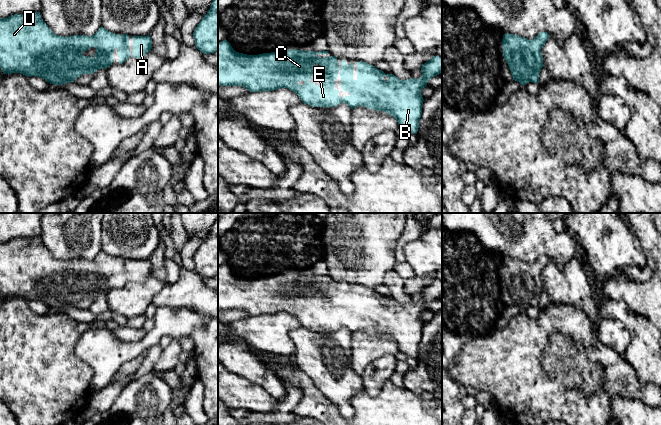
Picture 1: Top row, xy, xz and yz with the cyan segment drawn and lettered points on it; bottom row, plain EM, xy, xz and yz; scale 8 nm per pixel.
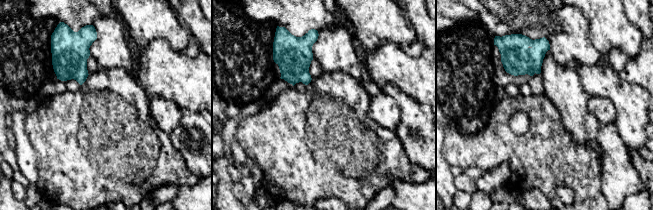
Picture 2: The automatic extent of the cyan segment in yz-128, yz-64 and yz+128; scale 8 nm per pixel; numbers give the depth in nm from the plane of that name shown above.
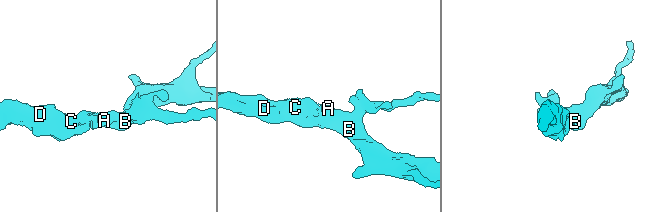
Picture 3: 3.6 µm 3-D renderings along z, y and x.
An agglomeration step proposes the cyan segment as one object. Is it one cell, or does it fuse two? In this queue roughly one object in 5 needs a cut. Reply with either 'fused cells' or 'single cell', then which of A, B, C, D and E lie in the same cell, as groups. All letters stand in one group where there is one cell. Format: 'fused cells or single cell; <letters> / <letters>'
single cell; A B C D E

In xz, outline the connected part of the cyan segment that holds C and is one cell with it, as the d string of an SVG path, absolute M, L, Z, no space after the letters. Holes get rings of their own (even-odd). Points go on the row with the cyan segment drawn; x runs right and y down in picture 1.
M224 40L218 43L218 84L221 86L242 86L250 92L273 91L288 88L295 92L301 101L313 107L334 107L341 103L347 104L351 109L364 106L376 111L384 111L393 116L399 128L417 134L419 120L422 114L423 97L421 91L428 81L442 72L442 57L433 56L421 67L422 76L419 79L400 80L393 74L385 74L375 66L366 62L357 62L357 79L353 79L353 63L346 64L341 61L338 66L337 57L317 57L317 54L328 54L328 51L287 50L286 48L258 55L247 55L236 52L231 44ZM318 64L319 75L324 79L319 86L312 83L313 66ZM341 76L341 88L349 92L349 96L340 98L336 90L335 80Z

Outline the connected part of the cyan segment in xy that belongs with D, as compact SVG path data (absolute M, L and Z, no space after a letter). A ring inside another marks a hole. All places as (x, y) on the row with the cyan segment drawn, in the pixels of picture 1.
M40 12L14 14L0 19L0 68L3 74L21 73L27 77L42 77L50 84L63 85L74 82L83 74L93 74L98 69L112 65L113 53L118 49L119 63L124 63L132 54L141 58L152 49L152 39L147 36L133 36L133 52L129 50L129 35L112 33L100 27L92 35L58 36L43 21ZM90 47L96 49L93 58L82 53Z

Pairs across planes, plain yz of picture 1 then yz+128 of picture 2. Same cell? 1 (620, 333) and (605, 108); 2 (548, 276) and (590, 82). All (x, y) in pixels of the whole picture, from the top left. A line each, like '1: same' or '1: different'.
1: same
2: different

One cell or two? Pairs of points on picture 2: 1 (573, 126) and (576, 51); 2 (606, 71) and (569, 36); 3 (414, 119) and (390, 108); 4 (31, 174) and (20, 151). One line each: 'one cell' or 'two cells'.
1: two cells
2: two cells
3: two cells
4: one cell

